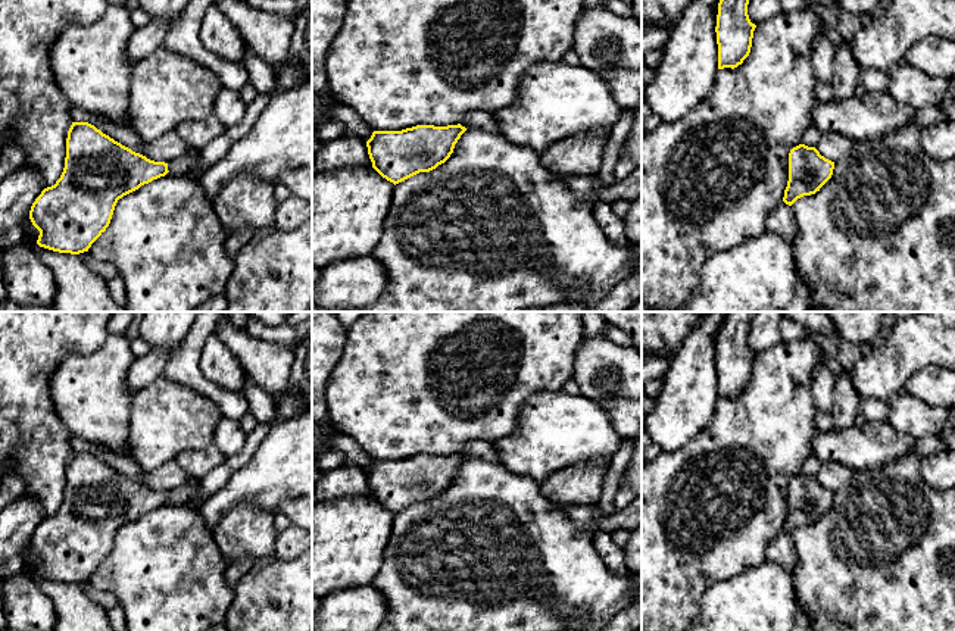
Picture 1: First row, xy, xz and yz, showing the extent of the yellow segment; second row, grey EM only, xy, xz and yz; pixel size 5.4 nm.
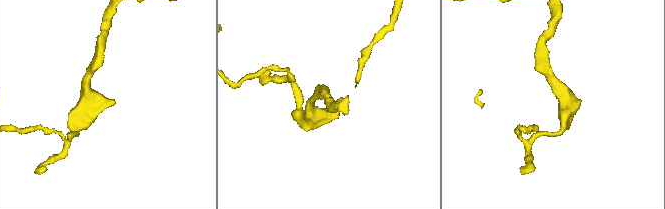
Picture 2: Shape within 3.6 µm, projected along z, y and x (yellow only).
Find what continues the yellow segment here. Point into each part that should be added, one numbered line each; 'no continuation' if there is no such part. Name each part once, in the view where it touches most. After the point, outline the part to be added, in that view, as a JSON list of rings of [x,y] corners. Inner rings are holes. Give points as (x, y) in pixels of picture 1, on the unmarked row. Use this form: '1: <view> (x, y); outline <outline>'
1: xy (189, 493); outline [[[193,480],[178,488],[174,488],[169,494],[168,494],[168,500],[172,505],[190,505],[190,503],[196,503],[200,505],[205,499],[199,496],[199,481]]]

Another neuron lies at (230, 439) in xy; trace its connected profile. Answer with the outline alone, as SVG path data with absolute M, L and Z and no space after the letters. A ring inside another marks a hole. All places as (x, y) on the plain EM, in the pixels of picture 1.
M222 416L216 425L213 443L227 457L240 453L246 444L247 434L238 421Z

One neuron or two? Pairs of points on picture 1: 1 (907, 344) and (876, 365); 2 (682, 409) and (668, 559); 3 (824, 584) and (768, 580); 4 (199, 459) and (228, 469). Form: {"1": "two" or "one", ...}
{"1": "one", "2": "two", "3": "two", "4": "two"}

